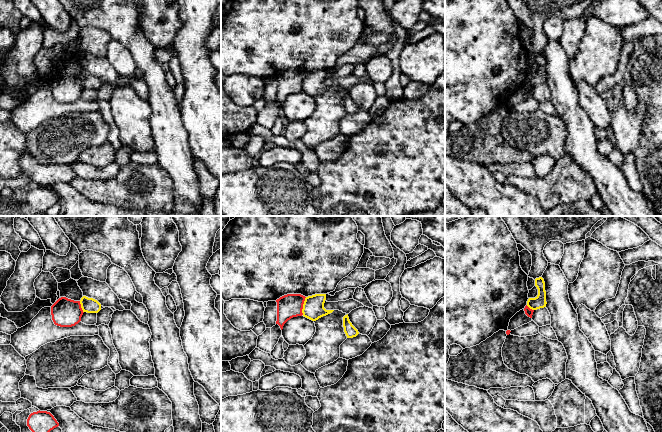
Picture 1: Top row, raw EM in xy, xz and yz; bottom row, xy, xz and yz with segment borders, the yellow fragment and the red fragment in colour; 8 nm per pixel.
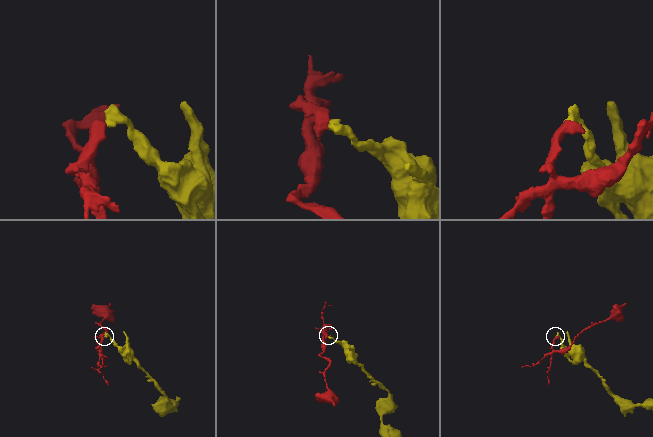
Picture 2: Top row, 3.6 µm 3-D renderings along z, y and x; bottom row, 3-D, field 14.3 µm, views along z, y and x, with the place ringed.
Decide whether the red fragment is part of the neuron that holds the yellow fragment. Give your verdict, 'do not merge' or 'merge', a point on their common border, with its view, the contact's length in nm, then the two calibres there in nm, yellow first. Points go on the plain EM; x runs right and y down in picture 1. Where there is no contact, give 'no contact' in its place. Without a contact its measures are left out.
do not merge; contact xz (303, 82); length 150 nm; calibres 180 and 190 nm

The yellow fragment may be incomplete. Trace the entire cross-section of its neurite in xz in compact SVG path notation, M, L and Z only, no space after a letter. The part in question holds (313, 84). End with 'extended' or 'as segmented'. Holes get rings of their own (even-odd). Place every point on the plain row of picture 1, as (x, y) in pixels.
M315 70L306 73L302 85L303 92L312 97L316 97L332 89L334 86L326 86L324 84L325 76L326 70Z | as segmented

